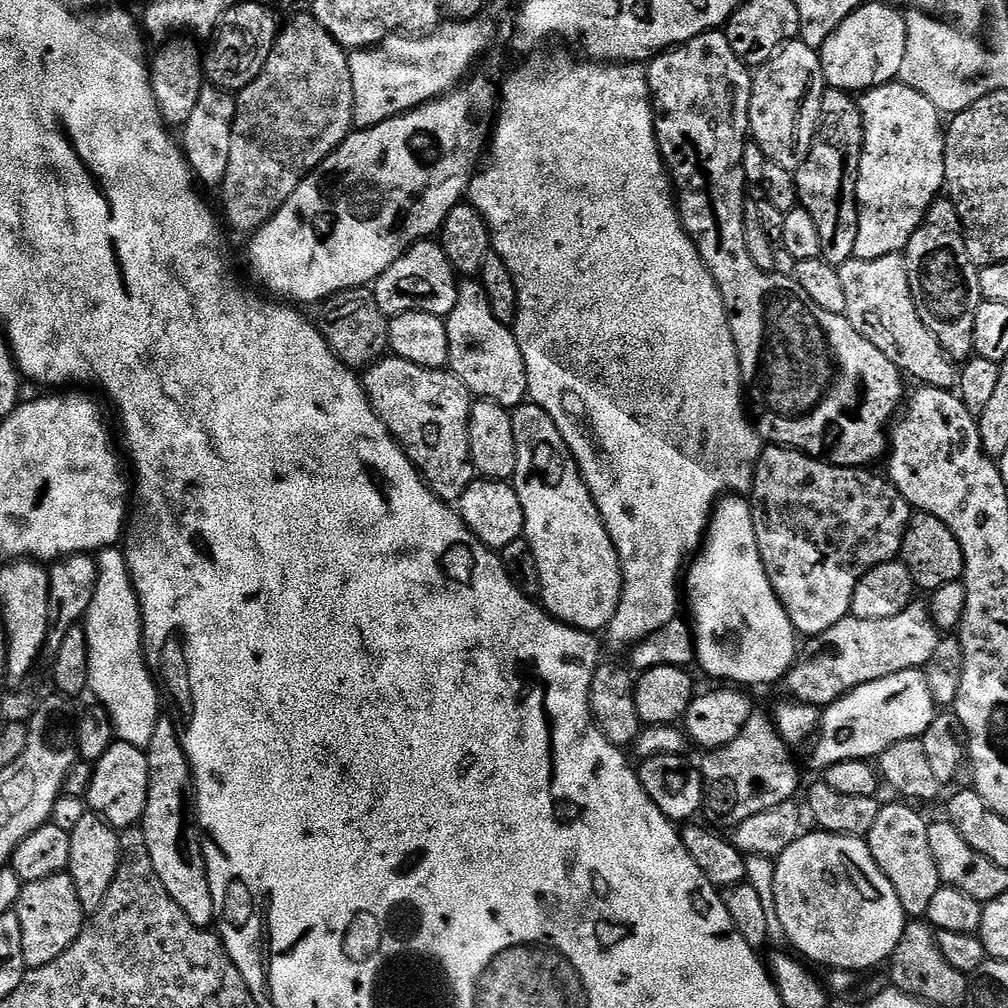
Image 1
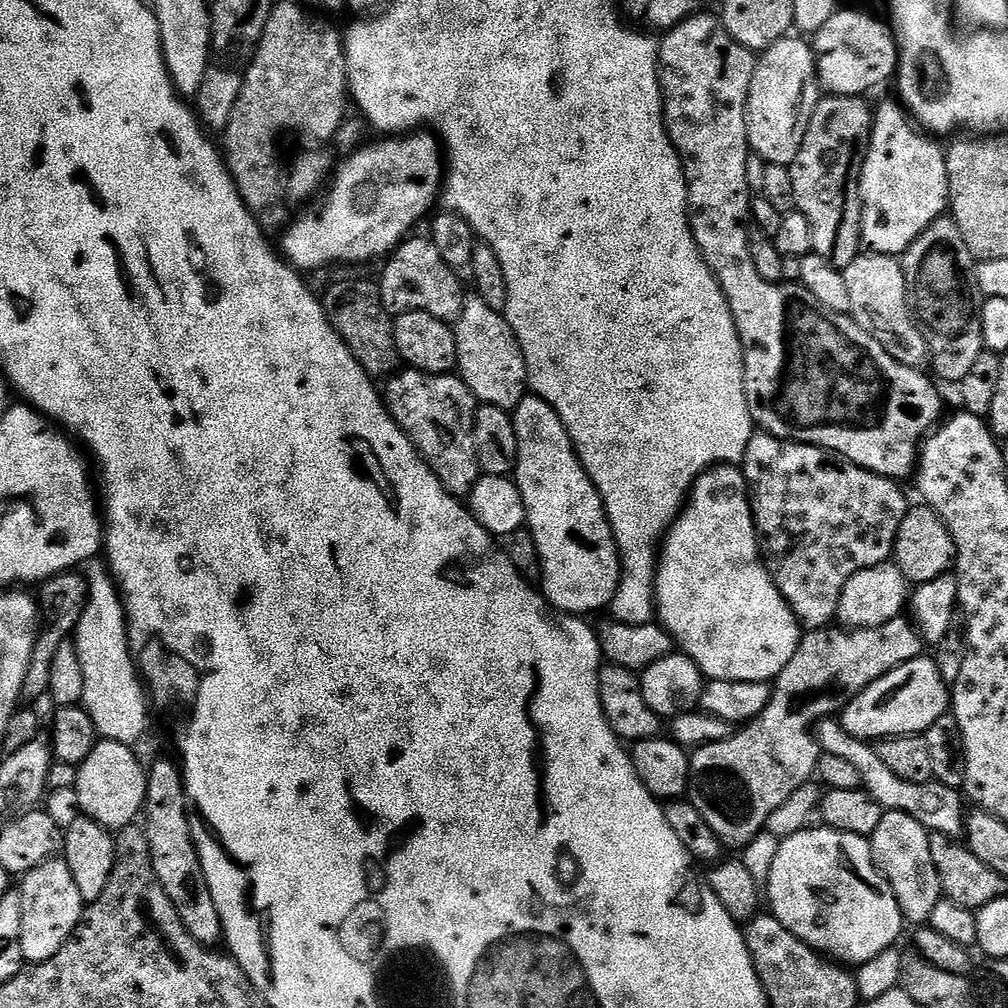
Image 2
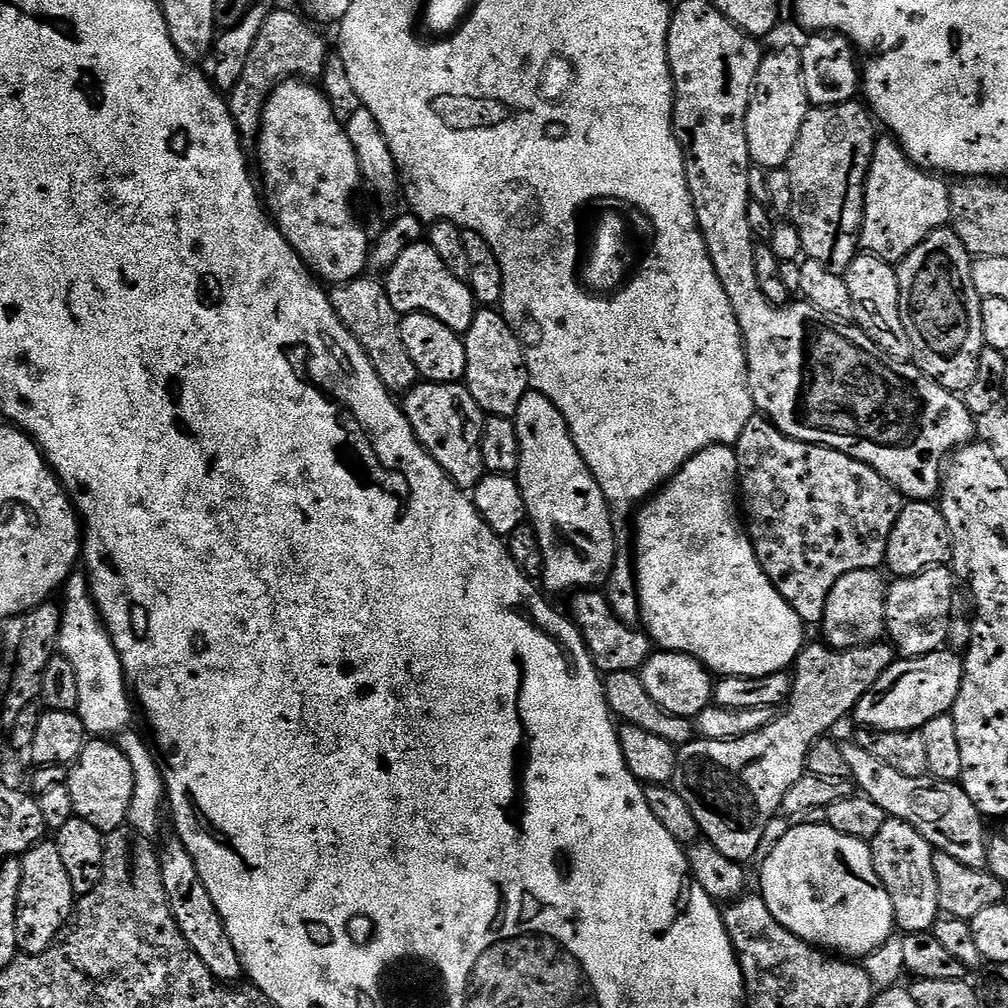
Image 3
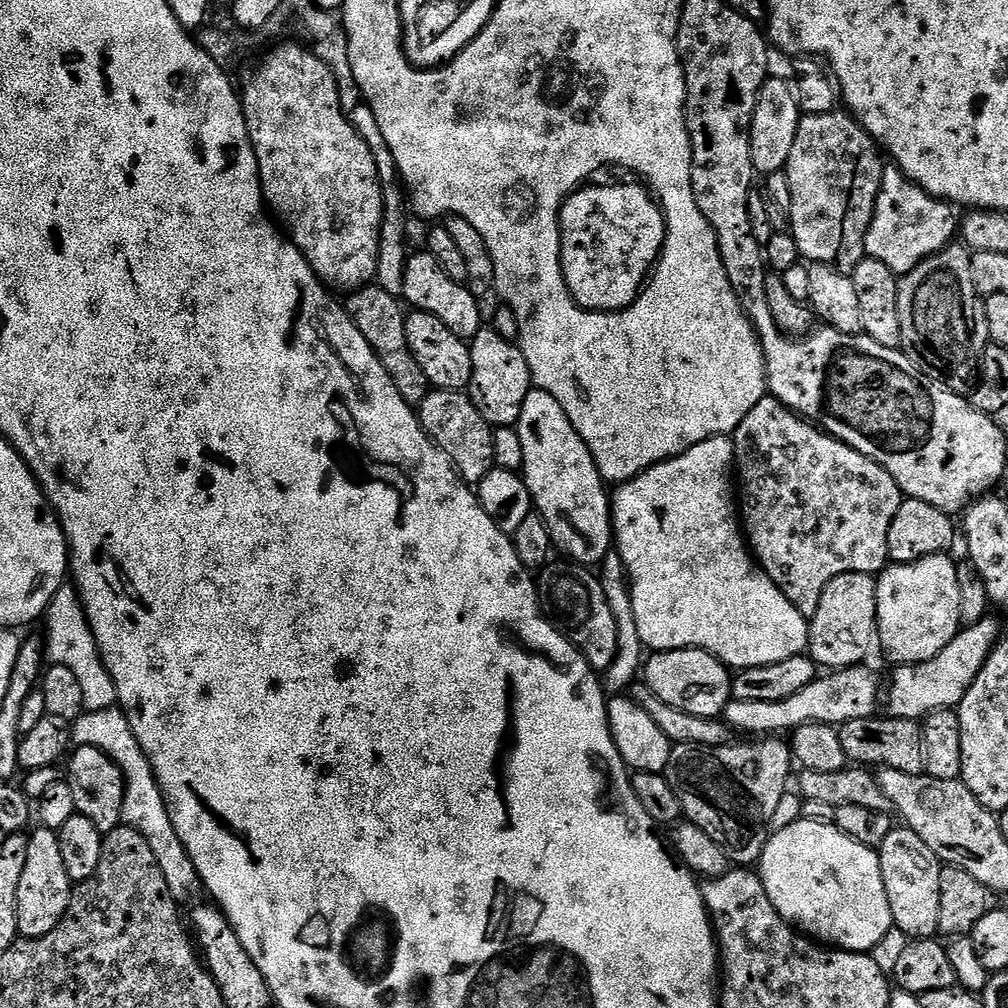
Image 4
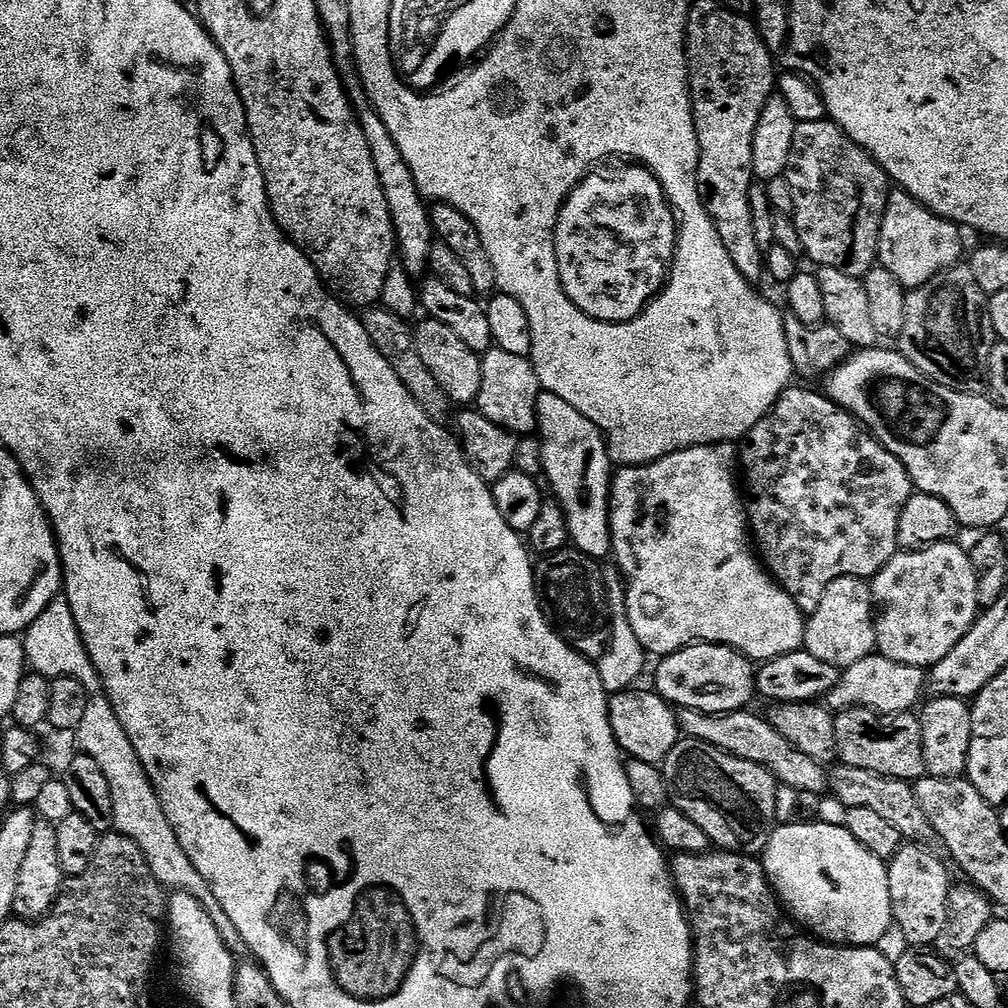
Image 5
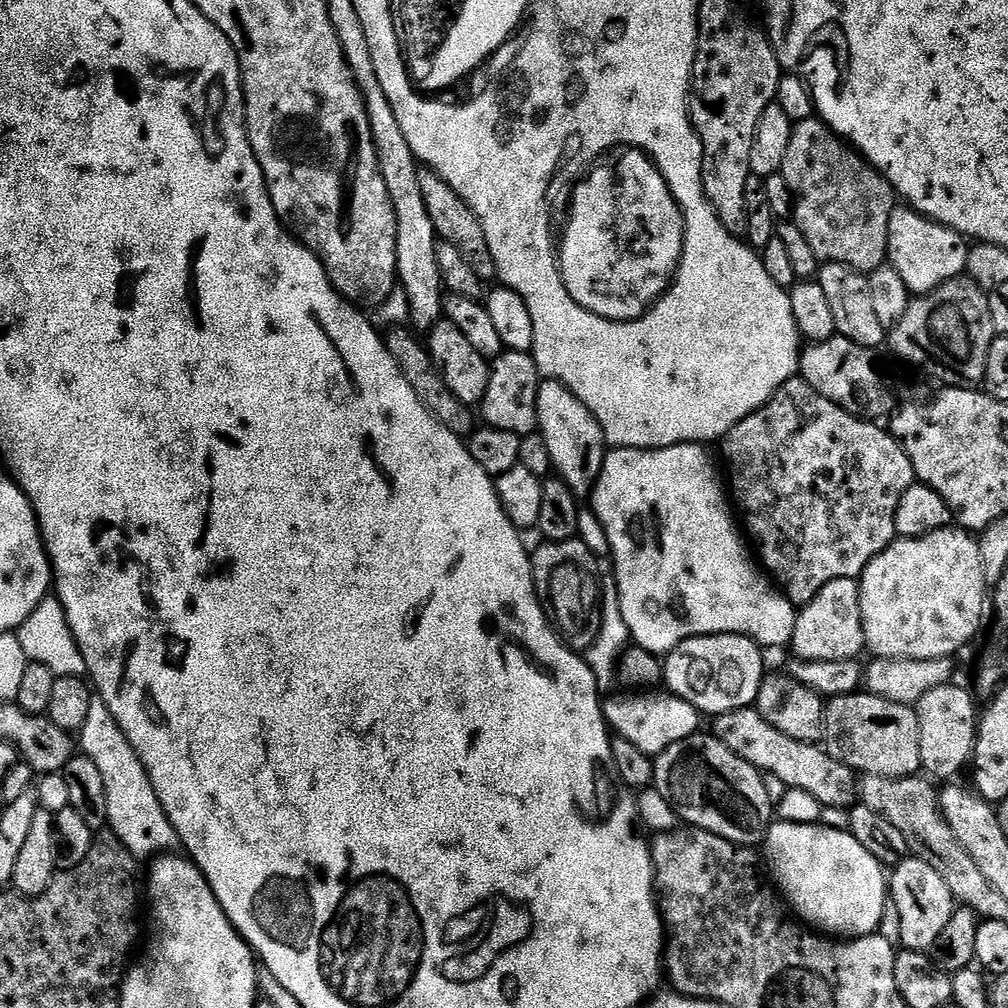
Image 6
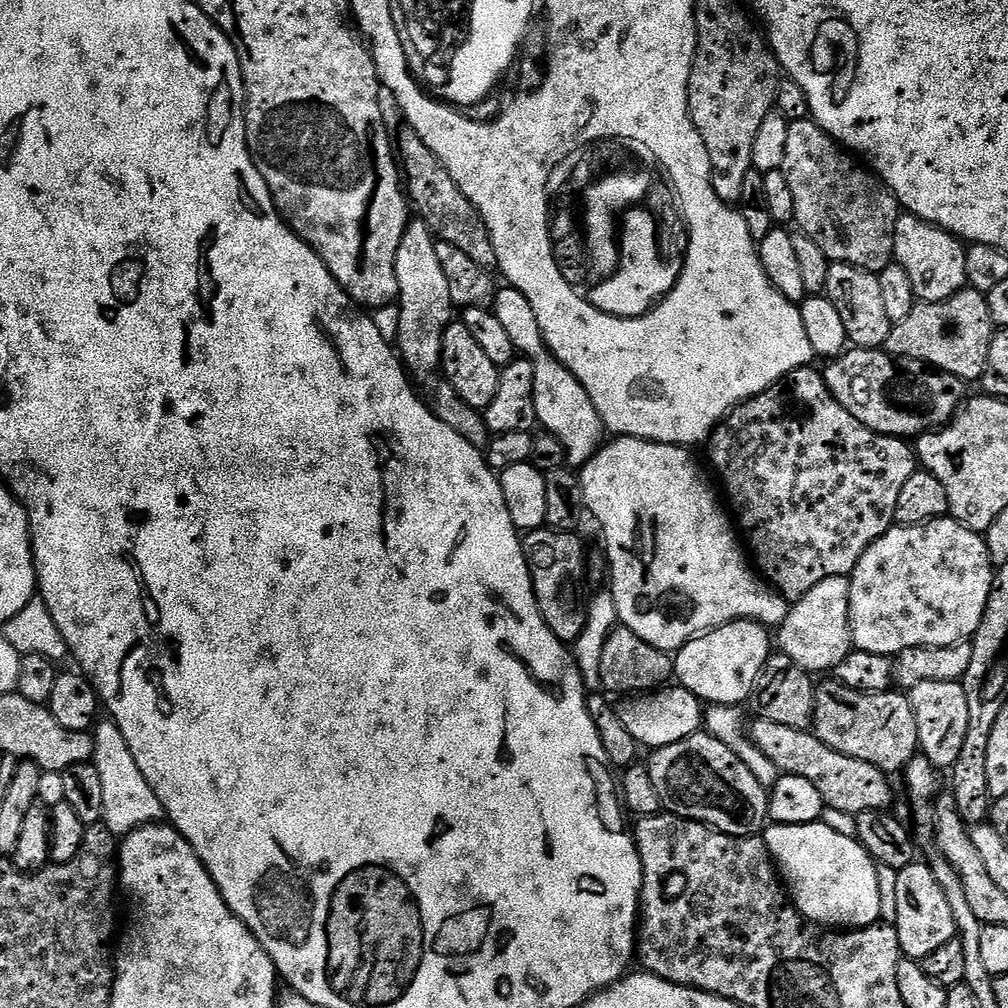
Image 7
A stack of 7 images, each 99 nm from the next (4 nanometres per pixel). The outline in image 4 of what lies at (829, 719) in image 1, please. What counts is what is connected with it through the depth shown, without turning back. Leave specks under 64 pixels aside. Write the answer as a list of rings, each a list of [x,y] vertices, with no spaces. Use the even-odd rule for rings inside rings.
[[[985,618],[976,624],[967,625],[956,635],[930,662],[906,664],[895,669],[892,681],[886,684],[887,715],[893,720],[923,721],[931,712],[941,712],[943,708],[953,710],[959,708],[962,698],[966,698],[966,690],[978,678],[982,666],[988,660],[992,649],[1001,639],[1000,624],[993,618]]]

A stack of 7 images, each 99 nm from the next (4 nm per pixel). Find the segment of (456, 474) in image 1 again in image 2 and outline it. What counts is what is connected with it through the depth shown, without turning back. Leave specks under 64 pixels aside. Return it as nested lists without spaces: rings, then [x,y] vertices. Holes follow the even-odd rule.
[[[415,370],[401,371],[385,384],[388,385],[383,385],[382,395],[388,413],[420,451],[420,457],[428,463],[432,473],[452,496],[471,497],[482,475],[474,446],[474,418],[478,401],[472,391],[459,375],[428,376]]]

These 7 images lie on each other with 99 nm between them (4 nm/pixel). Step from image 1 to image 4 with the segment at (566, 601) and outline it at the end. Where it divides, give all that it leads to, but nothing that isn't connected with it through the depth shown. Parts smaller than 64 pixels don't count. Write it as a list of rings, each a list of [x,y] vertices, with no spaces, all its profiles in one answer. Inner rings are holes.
[[[530,394],[526,402],[522,402],[522,414],[520,420],[514,426],[524,463],[522,465],[522,475],[526,486],[532,495],[532,503],[535,511],[544,519],[546,526],[552,535],[553,545],[565,552],[569,561],[585,566],[596,566],[601,563],[600,559],[614,548],[614,529],[612,527],[612,506],[610,503],[610,492],[606,487],[606,482],[600,476],[598,466],[578,430],[566,418],[566,410],[554,402],[554,398],[547,394]]]

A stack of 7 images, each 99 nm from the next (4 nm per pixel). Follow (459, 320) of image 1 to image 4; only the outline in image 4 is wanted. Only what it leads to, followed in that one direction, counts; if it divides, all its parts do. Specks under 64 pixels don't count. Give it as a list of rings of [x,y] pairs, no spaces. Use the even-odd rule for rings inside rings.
[[[481,326],[470,342],[470,362],[472,373],[466,391],[478,414],[482,414],[493,429],[515,426],[522,414],[522,402],[526,402],[534,388],[530,366],[519,343],[507,340],[495,327]]]

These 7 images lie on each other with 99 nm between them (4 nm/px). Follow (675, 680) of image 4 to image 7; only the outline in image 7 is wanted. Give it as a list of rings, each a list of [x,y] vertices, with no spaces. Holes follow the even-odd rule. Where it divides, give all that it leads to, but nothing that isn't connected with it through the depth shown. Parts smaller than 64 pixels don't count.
[[[735,620],[729,624],[723,624],[717,628],[711,628],[701,636],[687,640],[679,652],[674,656],[674,676],[678,684],[690,691],[692,695],[705,705],[730,704],[733,706],[743,705],[743,700],[753,695],[760,675],[764,673],[764,663],[767,662],[774,648],[774,640],[768,637],[769,629],[757,620]]]

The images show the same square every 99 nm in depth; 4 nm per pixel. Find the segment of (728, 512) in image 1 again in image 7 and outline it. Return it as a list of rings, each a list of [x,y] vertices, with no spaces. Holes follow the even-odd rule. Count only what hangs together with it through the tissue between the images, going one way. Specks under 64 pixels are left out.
[[[621,436],[609,439],[600,451],[594,454],[594,458],[590,458],[590,462],[586,462],[578,472],[587,515],[591,519],[593,516],[600,523],[601,530],[604,531],[604,545],[602,545],[602,548],[608,561],[610,580],[612,576],[610,591],[616,603],[616,614],[619,623],[623,627],[634,630],[634,634],[638,634],[638,638],[642,638],[642,642],[650,642],[650,646],[669,654],[679,652],[680,647],[687,640],[692,640],[696,636],[701,636],[702,633],[710,631],[711,628],[717,628],[735,620],[757,620],[765,626],[779,626],[786,618],[790,607],[789,601],[785,600],[775,588],[765,583],[754,571],[753,565],[746,555],[745,545],[742,543],[729,513],[725,509],[725,513],[720,509],[720,504],[716,501],[716,496],[712,493],[707,478],[700,473],[695,458],[688,452],[691,451],[687,447],[678,444],[655,444],[649,440]]]

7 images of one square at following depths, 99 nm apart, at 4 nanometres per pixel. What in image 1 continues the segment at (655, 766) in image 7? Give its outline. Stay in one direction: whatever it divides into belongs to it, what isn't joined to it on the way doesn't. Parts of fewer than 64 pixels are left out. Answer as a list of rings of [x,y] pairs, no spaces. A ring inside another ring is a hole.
[[[910,603],[894,618],[858,618],[850,614],[822,635],[811,637],[805,648],[803,645],[803,655],[792,665],[782,684],[788,687],[793,701],[827,706],[866,682],[890,678],[890,674],[899,674],[901,670],[923,670],[941,638],[927,603]],[[754,714],[750,722],[726,746],[709,751],[704,764],[699,765],[704,777],[704,805],[720,824],[735,826],[762,814],[779,804],[787,804],[793,799],[800,784],[800,772],[792,761],[789,745],[780,737],[775,723],[760,714]]]

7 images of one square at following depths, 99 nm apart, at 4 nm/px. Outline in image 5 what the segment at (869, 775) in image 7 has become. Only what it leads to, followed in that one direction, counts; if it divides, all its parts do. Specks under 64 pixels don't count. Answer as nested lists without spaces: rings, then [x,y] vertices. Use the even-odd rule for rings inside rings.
[[[681,708],[675,713],[679,731],[689,740],[704,740],[710,746],[722,750],[731,756],[742,758],[746,762],[754,762],[762,766],[776,781],[793,787],[800,794],[806,792],[823,793],[828,787],[828,772],[825,765],[820,764],[810,754],[802,754],[763,715],[755,716],[752,710],[738,712],[700,712]]]

